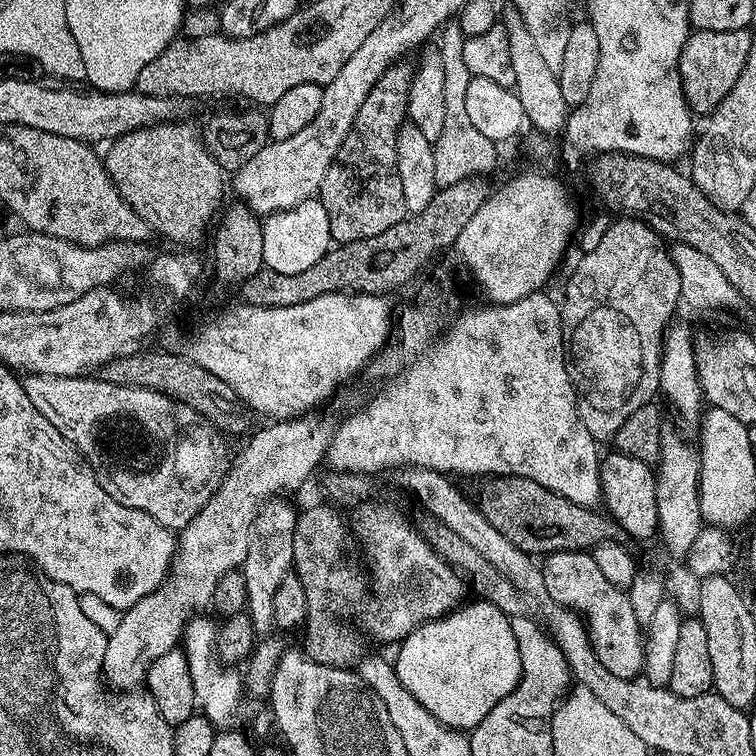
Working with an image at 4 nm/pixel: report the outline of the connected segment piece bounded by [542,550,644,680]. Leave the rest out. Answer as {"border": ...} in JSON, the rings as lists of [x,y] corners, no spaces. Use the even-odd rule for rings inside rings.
{"border":[[[588,550],[549,552],[543,557],[542,567],[550,598],[584,617],[598,662],[618,678],[637,679],[644,671],[644,632],[634,618],[627,591],[614,586],[614,582],[603,576],[602,570],[598,570],[598,562],[594,562]]]}

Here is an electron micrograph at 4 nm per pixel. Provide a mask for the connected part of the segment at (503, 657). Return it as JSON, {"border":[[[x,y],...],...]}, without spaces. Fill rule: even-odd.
{"border":[[[477,599],[476,604],[464,602],[455,610],[447,612],[437,620],[428,620],[420,624],[405,640],[399,641],[395,649],[396,658],[394,665],[397,676],[402,686],[406,688],[447,728],[459,730],[471,730],[506,698],[518,686],[522,674],[522,658],[518,654],[518,642],[514,638],[512,621],[498,606],[488,604],[484,600]]]}

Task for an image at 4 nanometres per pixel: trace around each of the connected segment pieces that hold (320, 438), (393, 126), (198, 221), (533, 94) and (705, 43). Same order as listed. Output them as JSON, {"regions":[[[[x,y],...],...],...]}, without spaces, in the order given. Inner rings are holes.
{"regions":[[[[320,414],[278,420],[269,423],[269,428],[257,427],[247,437],[244,449],[237,456],[235,453],[227,475],[210,502],[206,502],[185,528],[179,529],[176,557],[172,559],[168,577],[149,596],[134,602],[134,606],[121,615],[118,630],[109,635],[102,676],[113,684],[113,689],[136,690],[147,681],[152,663],[177,647],[184,625],[211,605],[218,578],[243,565],[260,509],[269,500],[281,494],[292,494],[288,492],[302,487],[304,479],[320,463],[325,463],[334,424],[316,415]]],[[[408,62],[391,64],[382,74],[382,78],[374,82],[370,94],[366,94],[366,102],[362,102],[358,110],[358,118],[354,118],[350,134],[346,134],[346,142],[342,142],[334,162],[330,162],[330,170],[326,170],[326,178],[322,178],[318,198],[322,206],[326,206],[326,218],[330,218],[330,234],[336,244],[349,244],[374,238],[374,234],[382,234],[382,230],[390,230],[390,226],[398,226],[398,222],[406,219],[402,178],[398,178],[396,139],[400,128],[406,122],[414,68],[411,63],[409,65],[404,63]]],[[[169,122],[166,124],[149,124],[147,128],[139,128],[133,132],[127,132],[121,136],[116,137],[107,145],[108,153],[104,152],[102,159],[105,170],[108,172],[109,177],[113,180],[114,186],[120,192],[124,202],[128,203],[141,217],[145,220],[152,230],[161,232],[168,240],[173,240],[173,245],[184,246],[180,244],[188,244],[191,240],[196,240],[208,228],[208,223],[212,220],[212,215],[219,213],[222,208],[220,199],[224,196],[224,176],[226,176],[225,169],[218,166],[218,162],[214,162],[214,158],[210,154],[210,150],[206,150],[204,145],[203,135],[192,124],[184,124],[185,122]]],[[[508,10],[505,16],[503,13],[502,23],[510,38],[510,62],[514,66],[514,91],[518,102],[522,102],[525,121],[529,125],[533,124],[536,127],[533,129],[537,133],[549,134],[548,132],[556,131],[559,133],[565,127],[570,115],[570,107],[562,98],[557,73],[550,70],[550,66],[546,66],[546,61],[542,59],[538,46],[534,46],[534,38],[530,30],[516,11]]],[[[748,28],[742,30],[692,30],[689,31],[680,55],[680,81],[688,106],[697,117],[707,118],[732,92],[742,66],[746,66],[754,36]]]]}

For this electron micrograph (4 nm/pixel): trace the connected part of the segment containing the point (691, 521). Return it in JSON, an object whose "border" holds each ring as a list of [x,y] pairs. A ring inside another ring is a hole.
{"border":[[[672,430],[665,431],[662,438],[660,463],[656,472],[656,493],[658,494],[658,534],[664,544],[680,558],[687,557],[694,545],[702,521],[700,519],[700,460],[697,453]]]}

